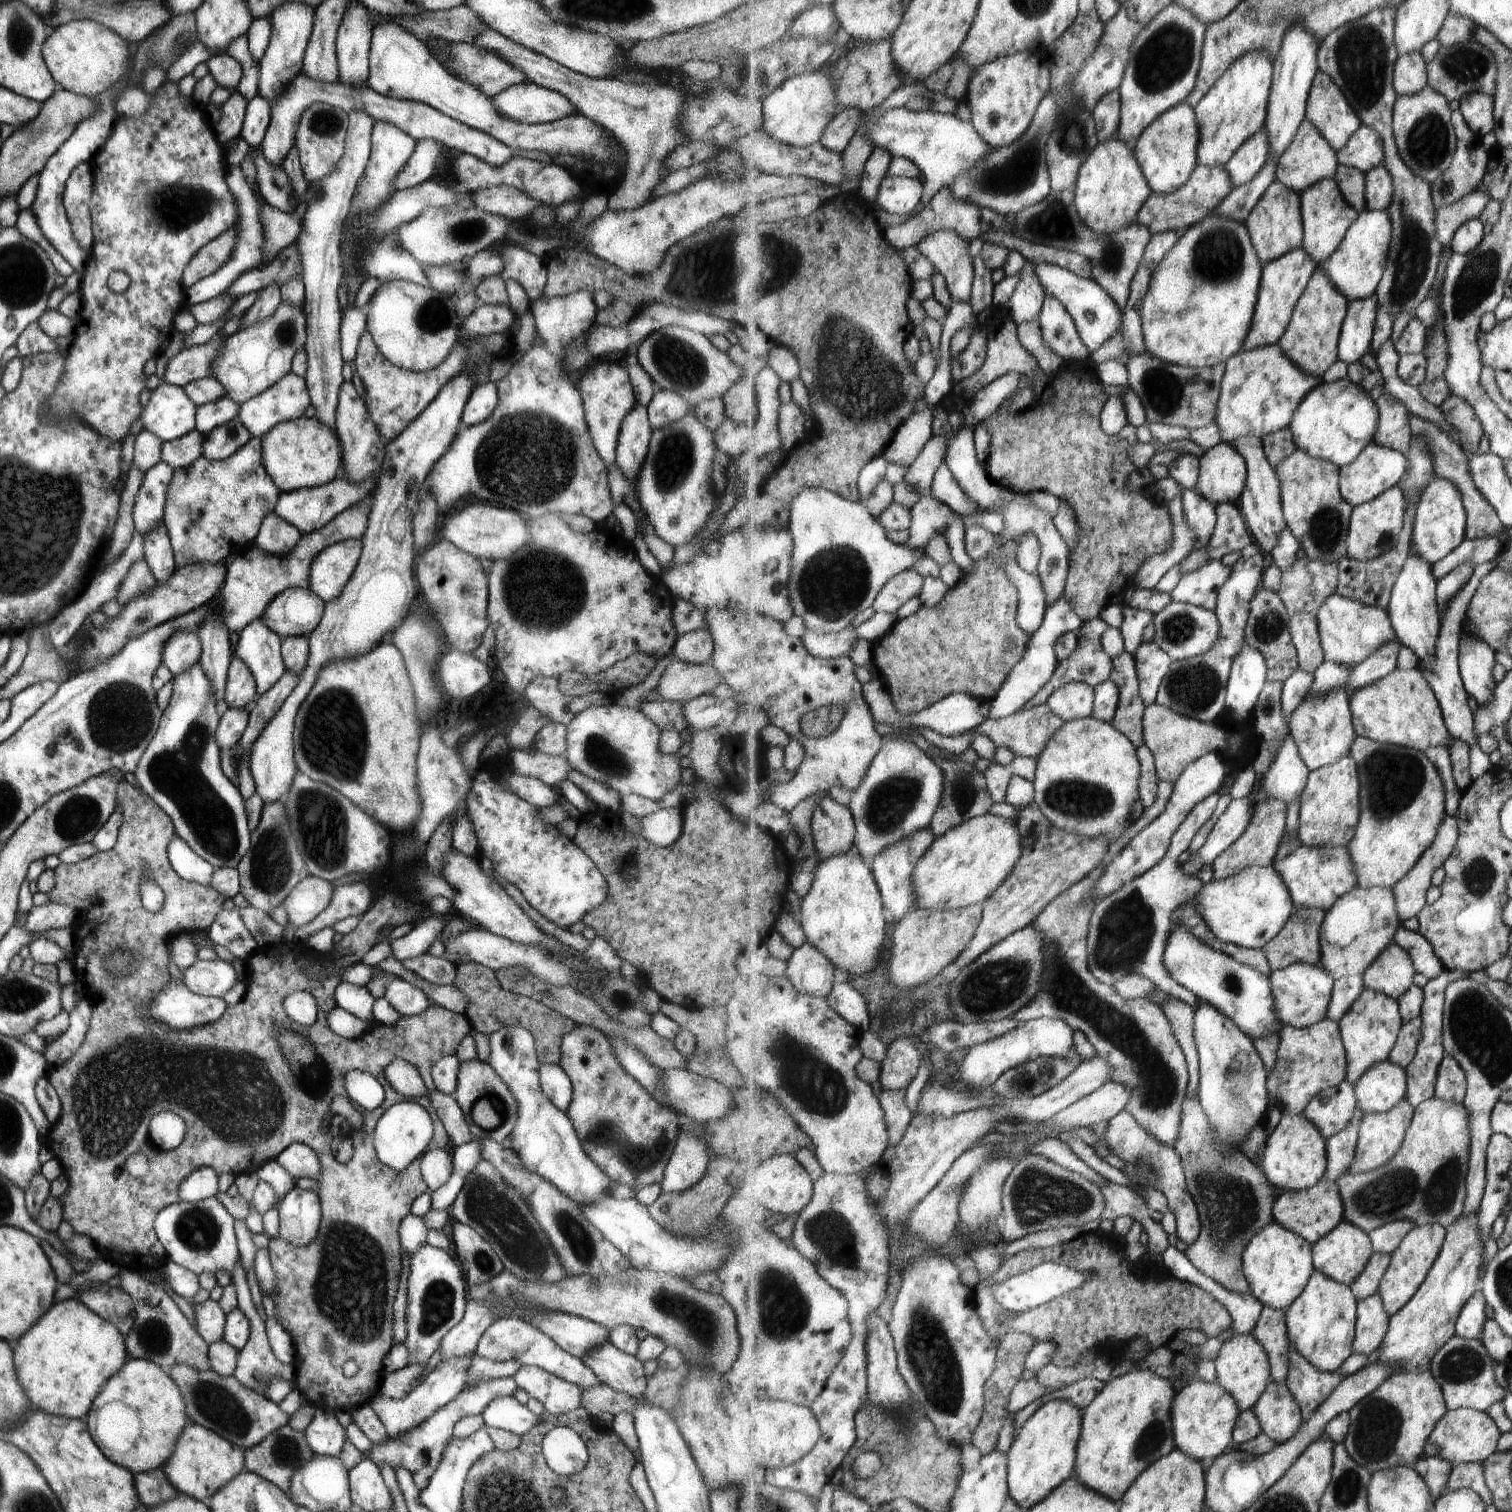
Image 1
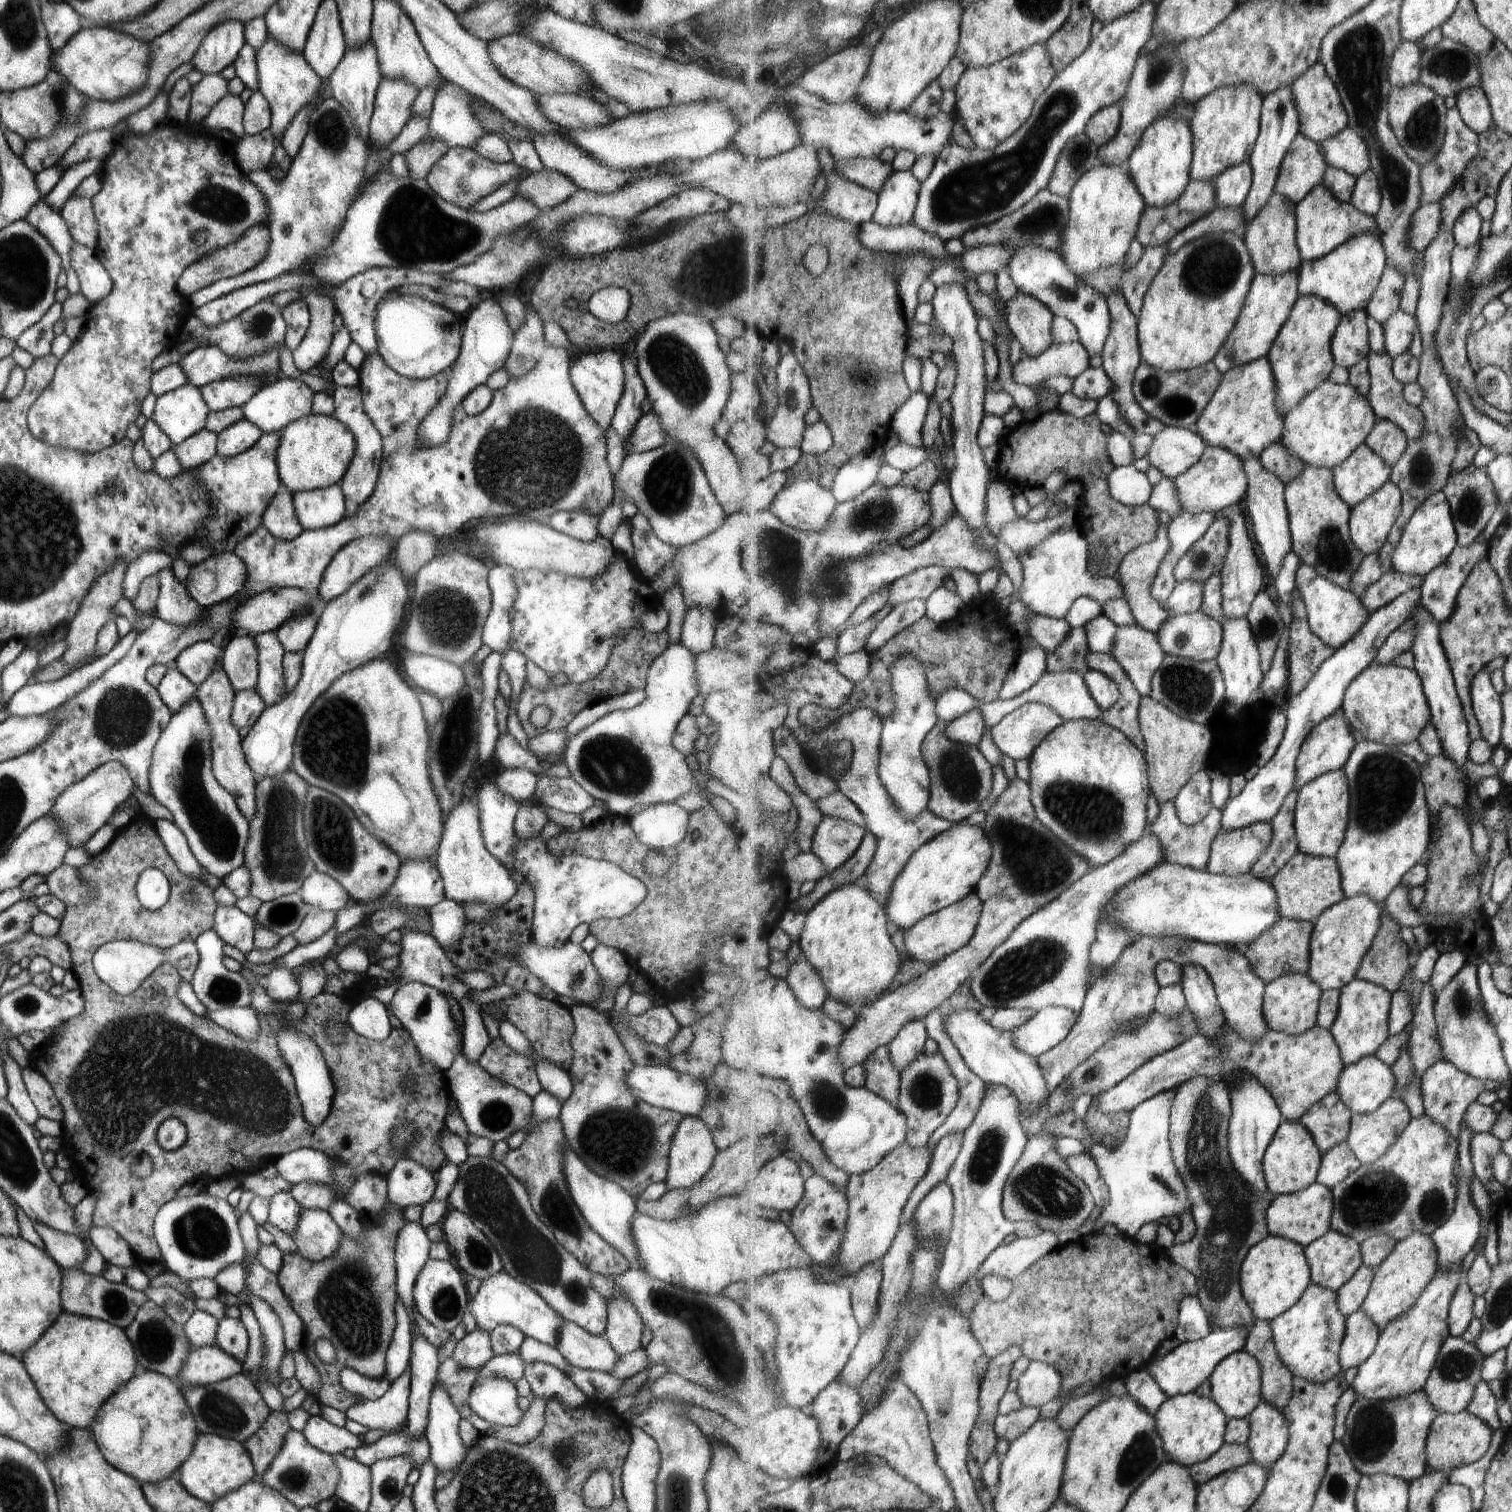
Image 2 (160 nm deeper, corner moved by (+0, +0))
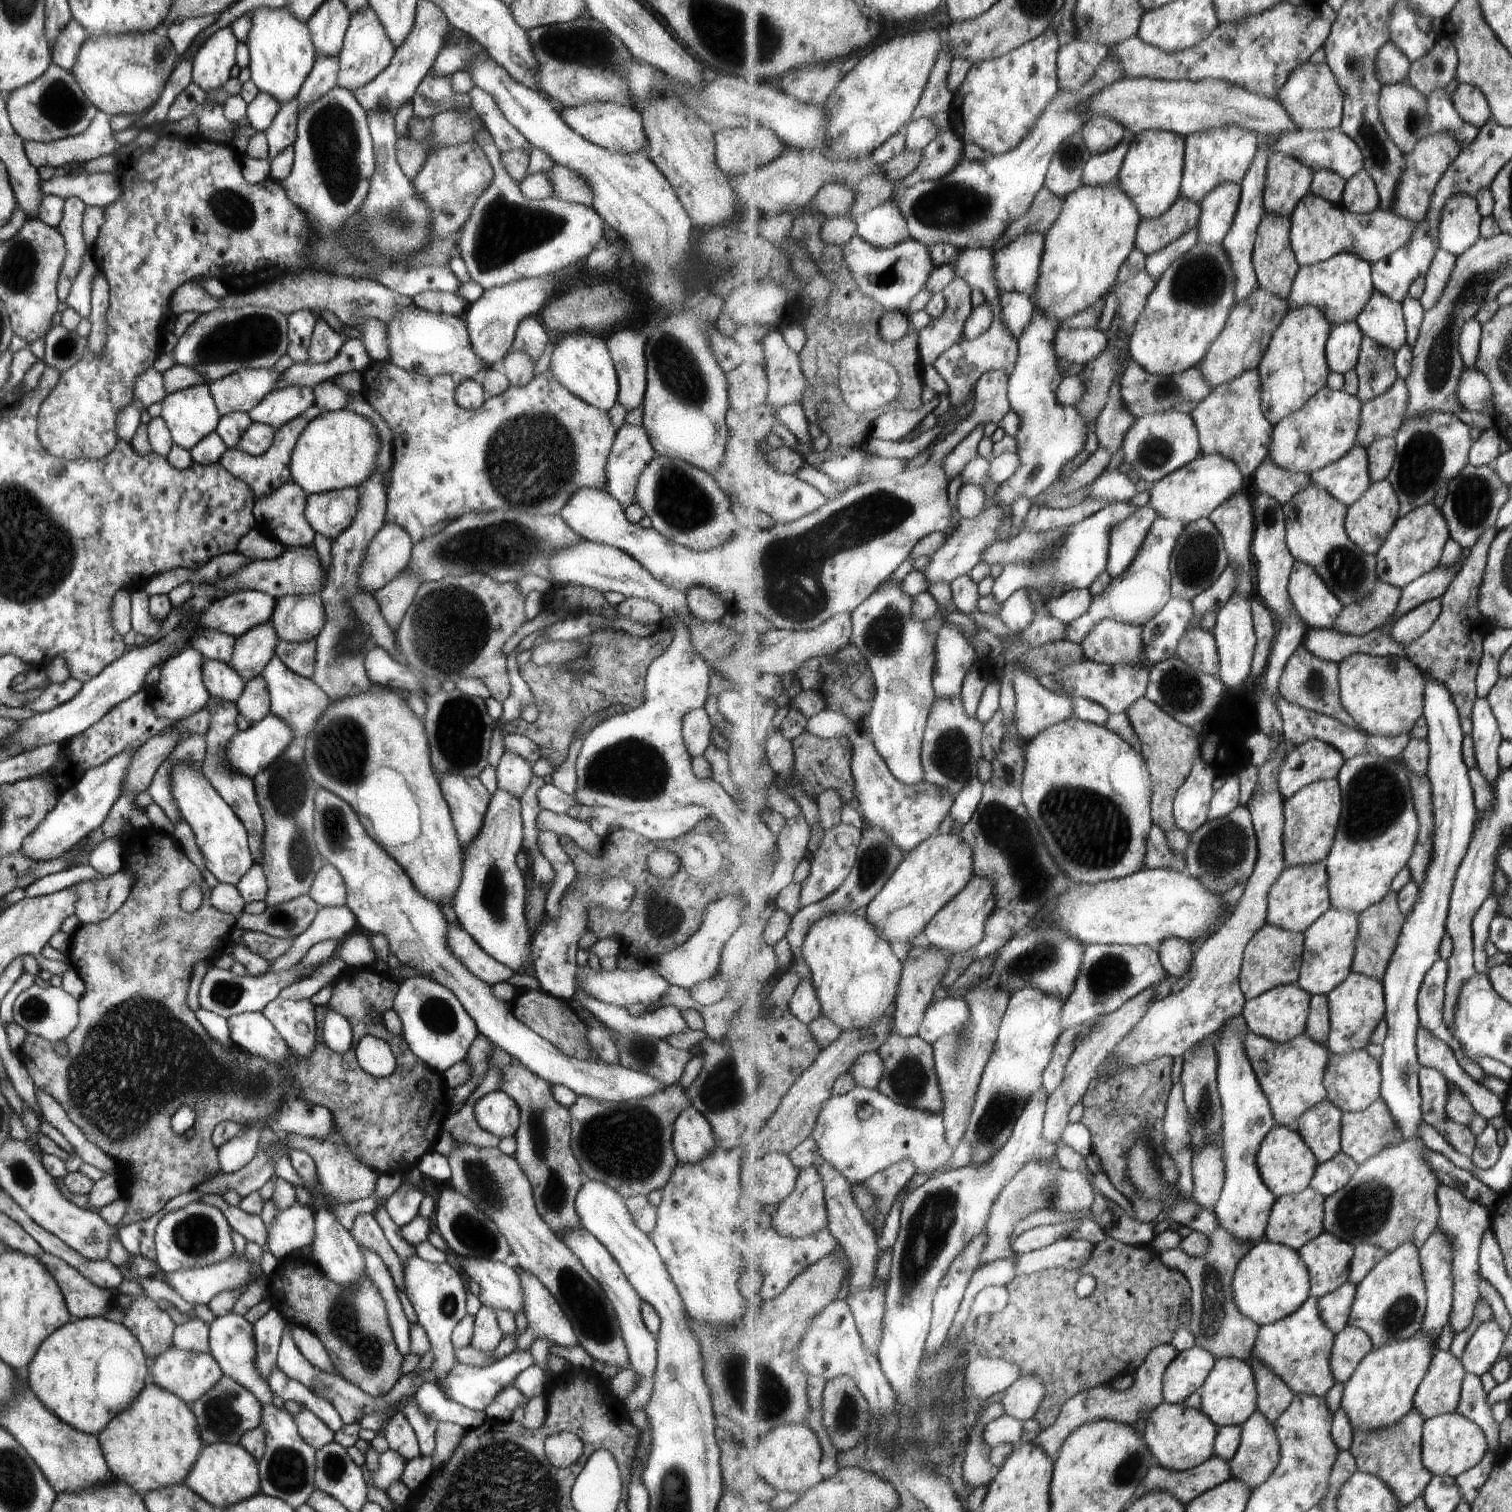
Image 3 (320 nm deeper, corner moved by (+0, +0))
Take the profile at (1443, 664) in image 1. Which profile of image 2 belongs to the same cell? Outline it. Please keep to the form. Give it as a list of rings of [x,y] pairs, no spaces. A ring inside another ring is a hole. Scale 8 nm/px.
[[[1489,541],[1469,546],[1457,545],[1441,566],[1426,574],[1421,600],[1436,621],[1446,621],[1452,615],[1457,593],[1476,562],[1488,558],[1488,546]]]

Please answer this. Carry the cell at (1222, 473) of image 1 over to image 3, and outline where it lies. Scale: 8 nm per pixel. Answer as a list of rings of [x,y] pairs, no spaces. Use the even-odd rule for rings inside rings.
[[[1205,455],[1197,457],[1191,464],[1168,474],[1154,482],[1150,489],[1150,504],[1161,517],[1190,523],[1211,513],[1234,494],[1240,493],[1244,478],[1242,470],[1223,455]]]

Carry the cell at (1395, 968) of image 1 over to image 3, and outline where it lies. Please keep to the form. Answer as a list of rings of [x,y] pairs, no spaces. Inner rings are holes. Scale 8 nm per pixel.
[[[1394,891],[1387,894],[1379,904],[1373,905],[1361,913],[1352,970],[1383,982],[1395,948],[1397,948],[1395,942],[1399,938],[1399,929],[1405,919],[1406,916],[1400,906],[1399,893]]]

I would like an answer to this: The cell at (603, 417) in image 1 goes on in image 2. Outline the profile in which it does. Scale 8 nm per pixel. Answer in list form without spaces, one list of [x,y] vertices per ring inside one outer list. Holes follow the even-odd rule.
[[[601,349],[599,352],[589,352],[581,354],[575,358],[574,362],[568,368],[571,384],[575,392],[579,395],[581,404],[591,415],[591,418],[600,426],[602,434],[606,433],[606,428],[610,425],[615,405],[620,399],[624,372],[622,369],[622,358],[620,352],[615,349]]]

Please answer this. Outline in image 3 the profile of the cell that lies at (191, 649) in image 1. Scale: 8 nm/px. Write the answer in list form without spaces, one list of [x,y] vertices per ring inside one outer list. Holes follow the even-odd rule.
[[[204,658],[200,671],[201,680],[211,697],[235,703],[242,695],[245,682],[228,664]]]

